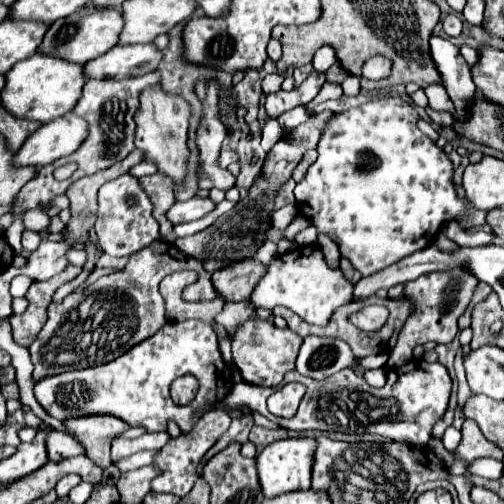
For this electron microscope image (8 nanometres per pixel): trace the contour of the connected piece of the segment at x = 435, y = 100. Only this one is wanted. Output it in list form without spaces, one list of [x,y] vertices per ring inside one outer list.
[[[432,84],[424,92],[428,96],[428,106],[430,108],[434,108],[434,110],[448,110],[450,112],[450,98],[448,98],[448,92],[444,90],[442,84]]]

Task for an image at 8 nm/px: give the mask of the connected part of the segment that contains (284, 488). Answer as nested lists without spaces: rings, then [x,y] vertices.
[[[286,438],[268,444],[258,456],[256,456],[256,468],[260,478],[260,488],[264,490],[266,498],[296,492],[296,490],[308,490],[310,488],[310,474],[312,474],[312,450],[316,448],[316,440],[312,438]]]

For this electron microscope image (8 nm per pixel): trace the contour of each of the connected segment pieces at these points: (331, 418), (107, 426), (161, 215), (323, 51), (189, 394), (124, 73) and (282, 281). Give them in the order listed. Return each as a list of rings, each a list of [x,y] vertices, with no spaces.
[[[410,360],[400,368],[392,368],[388,372],[388,380],[382,388],[372,388],[366,384],[364,378],[356,376],[352,368],[344,368],[334,376],[324,380],[314,380],[308,376],[298,374],[296,370],[284,376],[286,380],[298,380],[306,384],[306,396],[296,412],[294,418],[278,418],[268,412],[266,398],[270,388],[266,386],[252,386],[252,382],[236,382],[230,394],[224,398],[224,404],[232,408],[240,408],[248,404],[250,410],[256,410],[288,430],[332,430],[342,434],[378,434],[390,442],[410,442],[412,446],[426,446],[426,436],[430,434],[432,426],[442,418],[448,406],[452,380],[448,370],[442,364],[428,364],[426,360]]]
[[[106,414],[74,418],[74,420],[66,420],[64,424],[84,444],[86,456],[100,468],[106,468],[110,464],[112,438],[128,428],[126,422]]]
[[[158,174],[158,178],[148,178],[148,176],[140,178],[140,186],[146,190],[146,194],[154,206],[152,214],[158,220],[162,234],[168,238],[168,242],[174,242],[176,236],[172,232],[172,224],[166,220],[166,210],[176,202],[174,192],[172,192],[172,184],[168,182],[168,178]]]
[[[322,46],[314,56],[314,68],[318,72],[326,72],[337,61],[332,46]]]
[[[184,374],[184,378],[176,378],[172,382],[170,392],[172,392],[172,400],[176,404],[188,404],[196,396],[196,390],[198,390],[196,378],[192,378],[192,374]]]
[[[154,44],[114,46],[100,58],[84,64],[86,78],[132,78],[154,72],[162,52]]]
[[[298,246],[268,264],[264,278],[256,284],[256,290],[250,296],[250,306],[254,310],[286,306],[308,324],[326,326],[334,310],[352,300],[353,289],[352,282],[346,280],[340,270],[332,270],[326,266],[318,246]]]

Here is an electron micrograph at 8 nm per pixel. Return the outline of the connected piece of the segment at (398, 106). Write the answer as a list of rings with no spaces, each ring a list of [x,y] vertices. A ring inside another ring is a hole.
[[[400,96],[370,100],[358,108],[340,112],[326,124],[318,142],[318,160],[308,168],[302,182],[296,184],[294,196],[300,214],[304,214],[322,234],[328,234],[352,266],[370,276],[386,266],[430,246],[448,218],[466,212],[466,202],[456,196],[452,184],[452,162],[446,154],[418,128],[418,112],[412,102]]]

